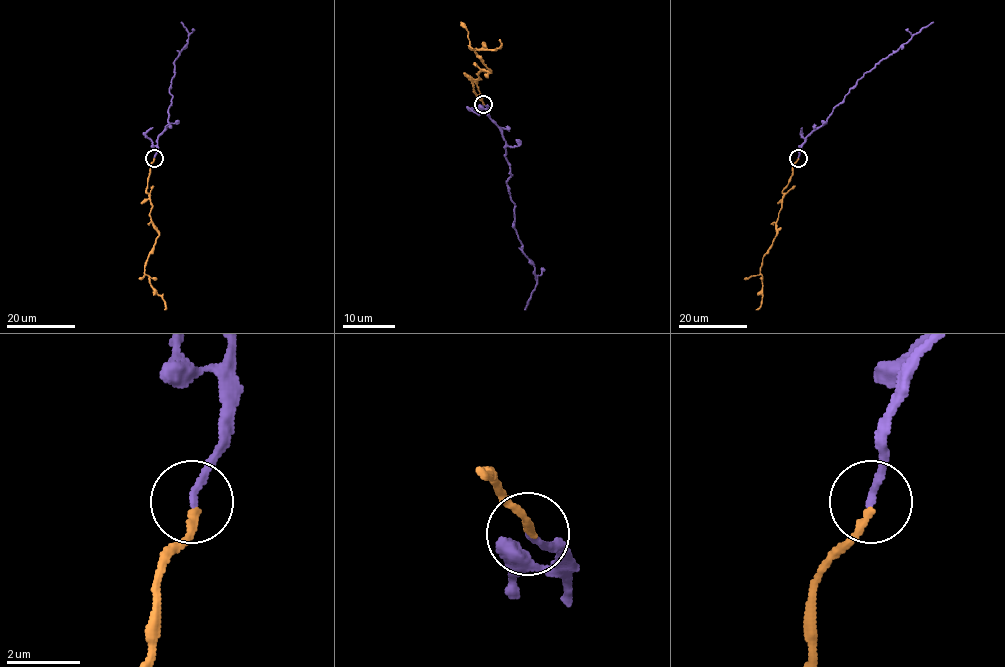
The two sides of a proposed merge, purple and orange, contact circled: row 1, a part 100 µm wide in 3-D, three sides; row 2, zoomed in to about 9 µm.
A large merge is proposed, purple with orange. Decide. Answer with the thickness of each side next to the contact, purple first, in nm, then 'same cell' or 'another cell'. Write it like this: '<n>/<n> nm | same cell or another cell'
180/190 nm | same cell

